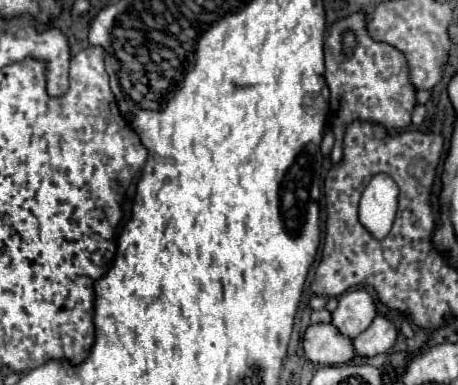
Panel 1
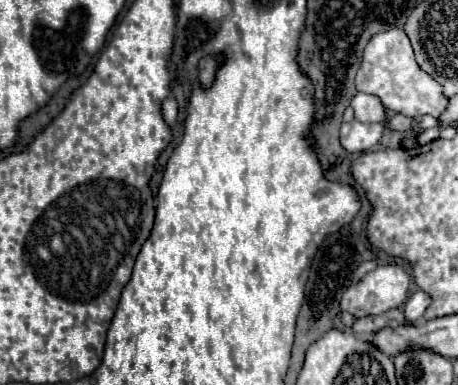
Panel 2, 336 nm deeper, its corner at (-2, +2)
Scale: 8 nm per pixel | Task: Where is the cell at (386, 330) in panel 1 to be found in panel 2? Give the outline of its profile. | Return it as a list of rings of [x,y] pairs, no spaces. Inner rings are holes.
[[[421,290],[413,292],[413,296],[409,296],[409,298],[407,298],[405,308],[403,308],[405,320],[407,320],[407,322],[419,322],[419,320],[421,320],[421,316],[423,316],[423,312],[427,310],[427,306],[429,306],[429,304],[431,304],[429,294],[425,294],[425,292],[421,292]]]

